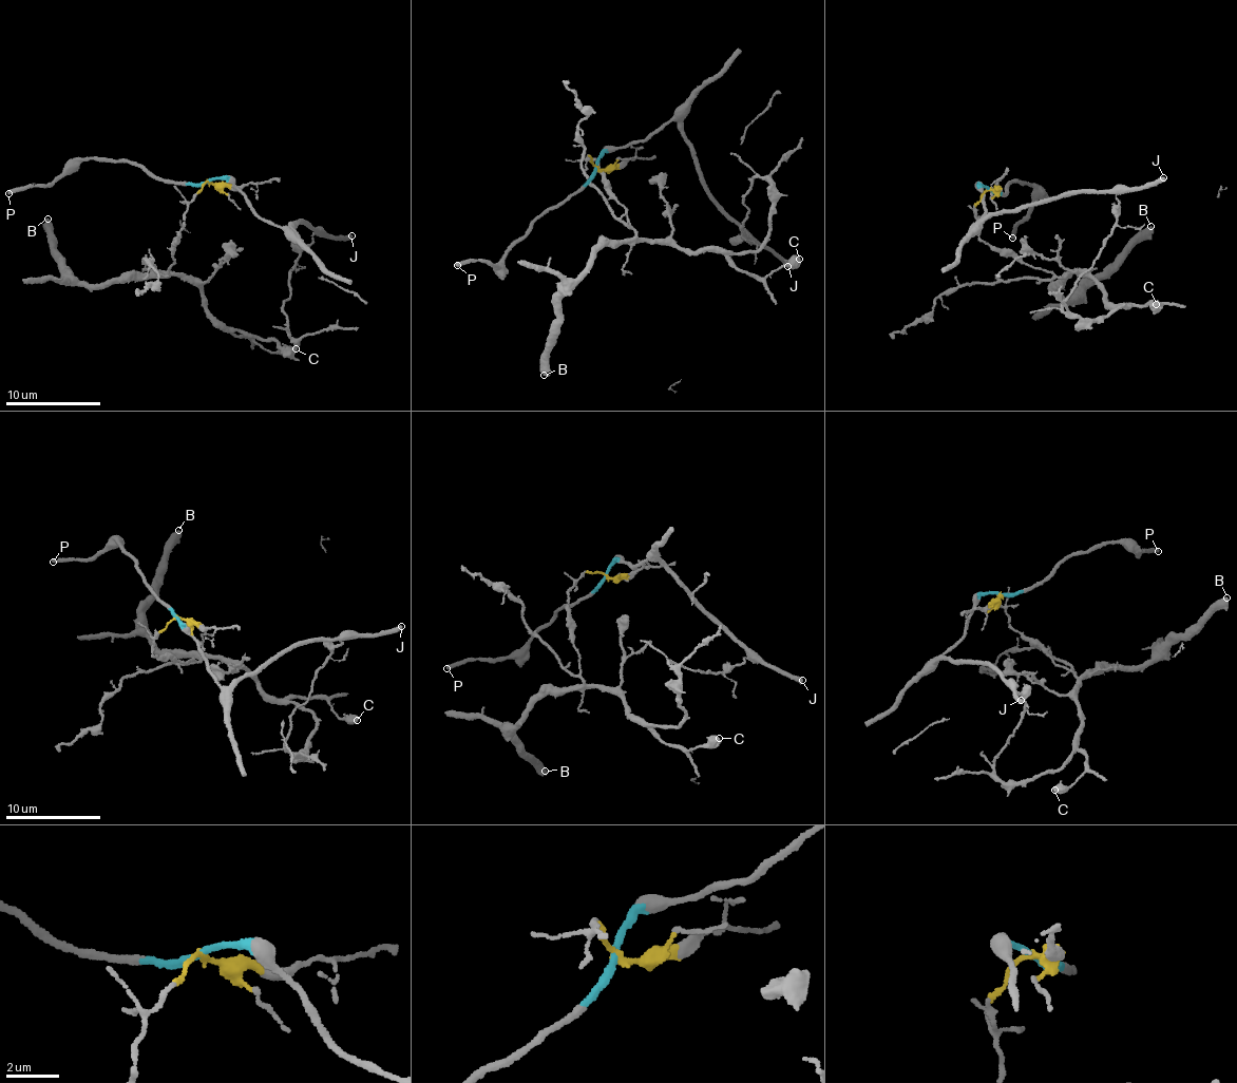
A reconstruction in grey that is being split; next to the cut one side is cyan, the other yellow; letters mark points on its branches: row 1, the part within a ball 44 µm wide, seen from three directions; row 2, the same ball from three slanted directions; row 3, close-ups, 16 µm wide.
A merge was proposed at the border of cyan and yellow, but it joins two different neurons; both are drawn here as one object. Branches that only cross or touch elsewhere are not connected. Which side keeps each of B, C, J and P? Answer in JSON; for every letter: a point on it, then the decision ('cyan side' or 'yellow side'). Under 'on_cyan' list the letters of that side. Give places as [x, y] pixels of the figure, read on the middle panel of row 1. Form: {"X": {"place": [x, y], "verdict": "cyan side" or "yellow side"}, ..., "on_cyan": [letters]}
{"B": {"place": [544, 375], "verdict": "yellow side"}, "C": {"place": [799, 259], "verdict": "yellow side"}, "J": {"place": [787, 266], "verdict": "cyan side"}, "P": {"place": [457, 265], "verdict": "cyan side"}, "on_cyan": ["J", "P"]}

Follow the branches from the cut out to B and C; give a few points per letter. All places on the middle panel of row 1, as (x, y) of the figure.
B: (596, 168), (635, 234), (606, 241), (563, 296), (540, 363), (544, 375)
C: (596, 168), (635, 234), (717, 251), (762, 278), (800, 259)

